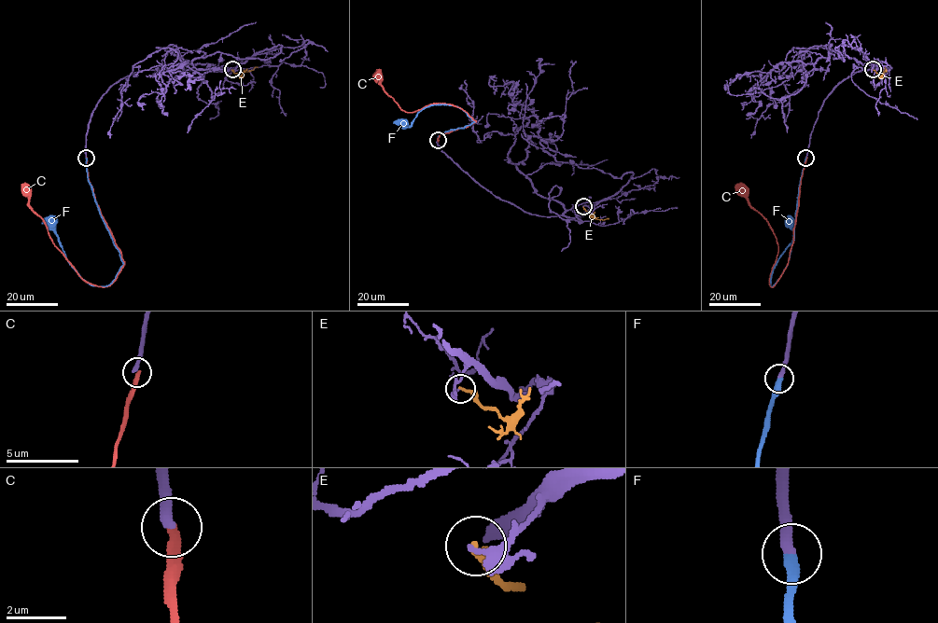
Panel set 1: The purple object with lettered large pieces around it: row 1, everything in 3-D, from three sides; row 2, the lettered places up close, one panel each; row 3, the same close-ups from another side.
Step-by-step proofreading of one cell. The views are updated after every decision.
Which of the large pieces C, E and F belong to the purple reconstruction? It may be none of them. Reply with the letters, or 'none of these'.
F

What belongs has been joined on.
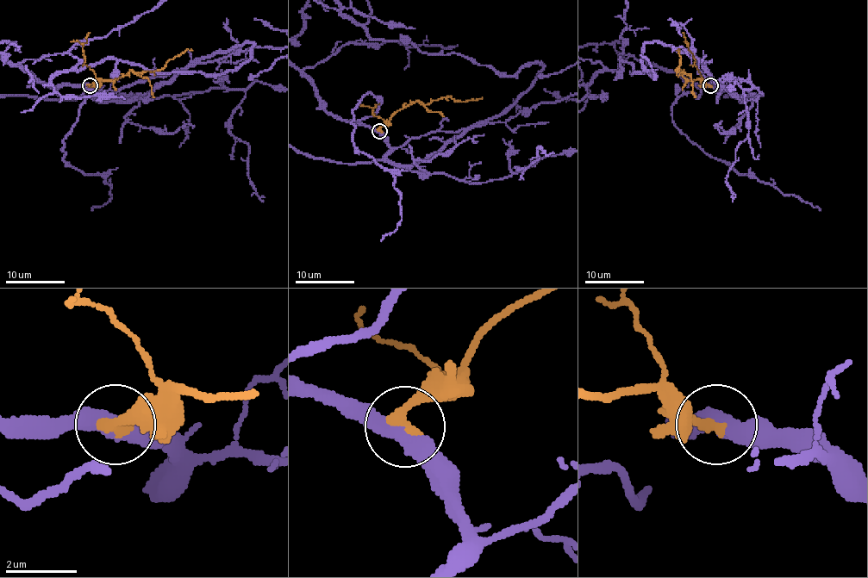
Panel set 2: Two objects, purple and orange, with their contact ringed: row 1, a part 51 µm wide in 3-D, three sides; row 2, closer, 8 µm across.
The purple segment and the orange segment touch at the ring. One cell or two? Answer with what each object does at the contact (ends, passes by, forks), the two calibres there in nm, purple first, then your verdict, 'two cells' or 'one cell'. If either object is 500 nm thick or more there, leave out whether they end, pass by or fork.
purple passes by | orange ends | 480/380 nm | one cell

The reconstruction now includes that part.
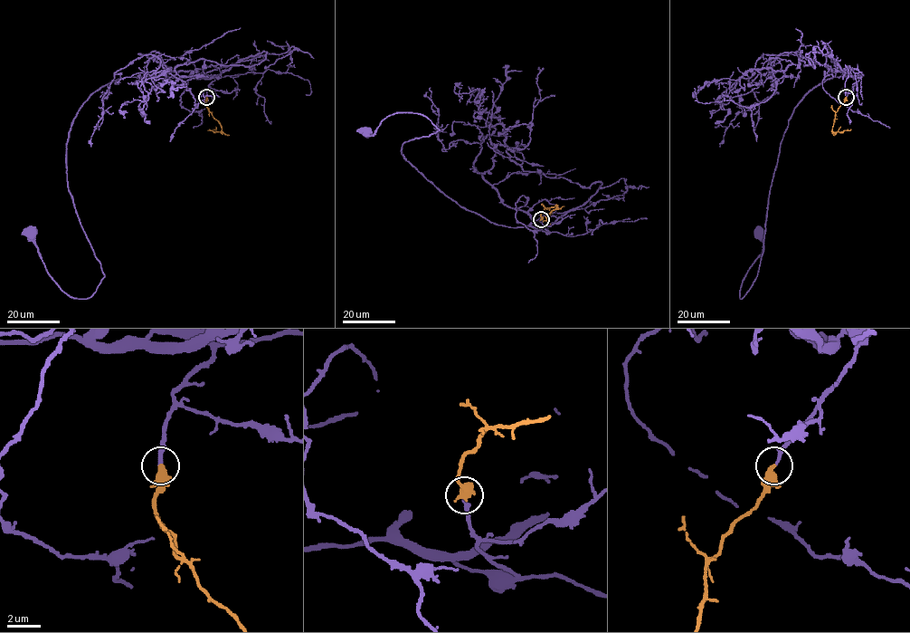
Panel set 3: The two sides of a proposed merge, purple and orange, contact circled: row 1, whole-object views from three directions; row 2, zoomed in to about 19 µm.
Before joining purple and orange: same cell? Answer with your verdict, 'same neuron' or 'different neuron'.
same neuron

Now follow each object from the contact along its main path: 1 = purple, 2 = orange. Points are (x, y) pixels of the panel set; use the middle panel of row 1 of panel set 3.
1: (541, 218), (549, 231), (497, 225), (436, 187), (402, 154), (440, 129), (425, 116), (397, 112), (367, 130)
2: (542, 218), (541, 214), (545, 208), (556, 206), (546, 217), (550, 224)

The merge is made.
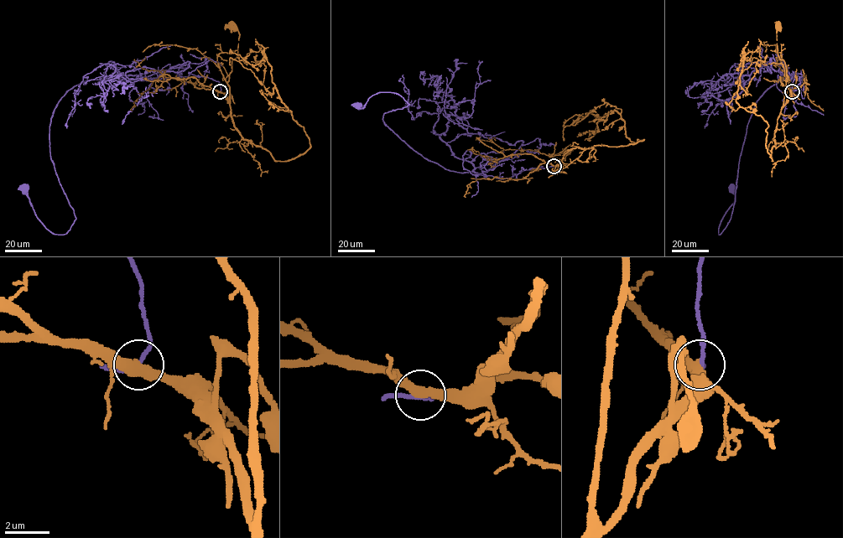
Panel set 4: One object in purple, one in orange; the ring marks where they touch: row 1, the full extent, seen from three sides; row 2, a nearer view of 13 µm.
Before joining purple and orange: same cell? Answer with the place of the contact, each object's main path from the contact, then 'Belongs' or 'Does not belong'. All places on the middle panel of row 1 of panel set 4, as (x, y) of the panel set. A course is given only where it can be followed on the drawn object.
Place: (554, 166). Course of purple: (554, 166), (505, 178), (450, 171), (382, 121), (409, 104), (399, 95), (380, 92), (359, 105). Course of orange: (554, 166), (572, 148), (643, 139), (627, 137), (615, 110), (573, 124), (596, 112). Does not belong

